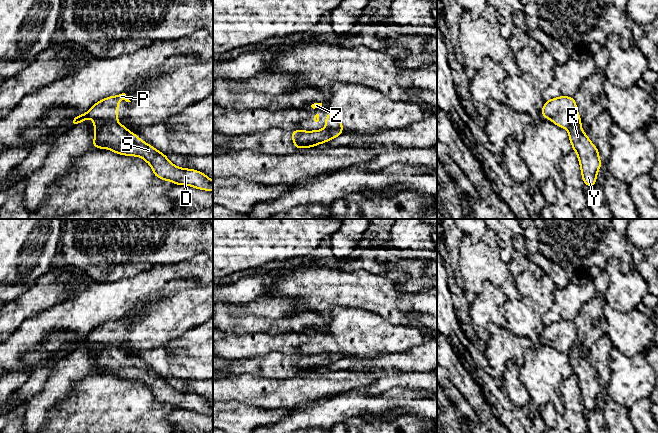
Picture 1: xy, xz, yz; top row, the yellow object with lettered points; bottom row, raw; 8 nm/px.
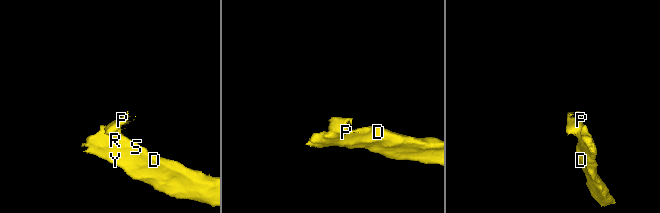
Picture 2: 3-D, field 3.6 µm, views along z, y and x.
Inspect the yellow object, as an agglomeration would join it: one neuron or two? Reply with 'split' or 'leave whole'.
split

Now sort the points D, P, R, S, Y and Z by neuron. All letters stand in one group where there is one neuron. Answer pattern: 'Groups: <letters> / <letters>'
Groups: D R S Y / P Z

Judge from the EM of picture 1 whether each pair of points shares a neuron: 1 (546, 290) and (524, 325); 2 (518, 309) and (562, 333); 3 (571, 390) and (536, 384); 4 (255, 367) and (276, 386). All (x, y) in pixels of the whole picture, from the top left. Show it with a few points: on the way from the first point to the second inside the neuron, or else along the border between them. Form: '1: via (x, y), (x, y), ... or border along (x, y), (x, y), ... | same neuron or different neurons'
1: via (539, 299), (524, 316) | same neuron
2: border along (545, 326), (541, 334), (542, 341), (539, 344) | different neurons
3: border along (572, 373), (559, 385), (562, 411) | different neurons
4: border along (244, 374), (290, 378) | different neurons

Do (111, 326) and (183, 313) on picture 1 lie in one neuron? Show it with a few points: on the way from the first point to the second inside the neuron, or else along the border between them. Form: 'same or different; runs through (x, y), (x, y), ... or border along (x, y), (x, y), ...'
same; runs through (129, 327), (146, 327), (165, 318)

